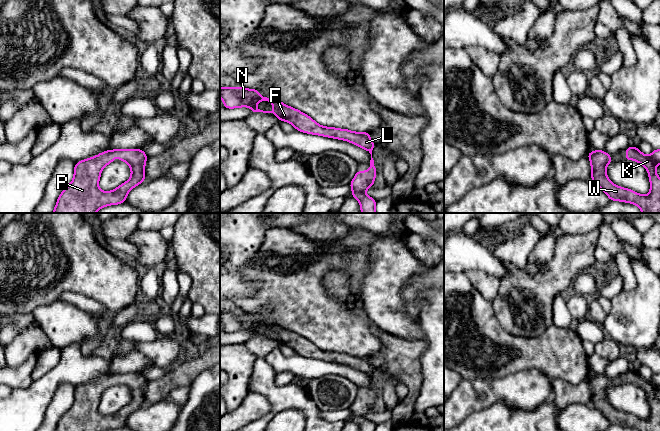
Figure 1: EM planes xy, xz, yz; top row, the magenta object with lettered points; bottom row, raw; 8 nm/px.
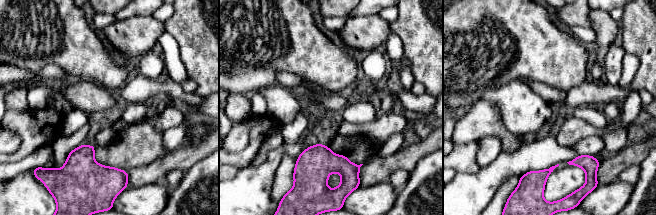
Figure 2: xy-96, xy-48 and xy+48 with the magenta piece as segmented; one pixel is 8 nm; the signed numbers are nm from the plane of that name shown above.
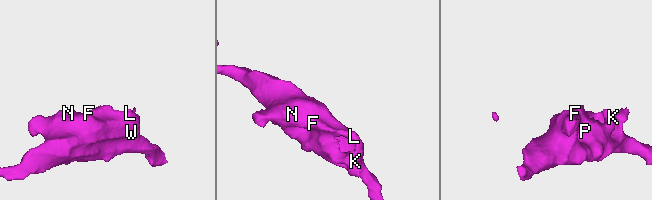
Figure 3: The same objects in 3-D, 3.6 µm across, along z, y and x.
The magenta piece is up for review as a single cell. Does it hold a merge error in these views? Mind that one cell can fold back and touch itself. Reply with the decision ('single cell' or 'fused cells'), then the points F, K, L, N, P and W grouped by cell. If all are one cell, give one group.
single cell; groups F K L N P W

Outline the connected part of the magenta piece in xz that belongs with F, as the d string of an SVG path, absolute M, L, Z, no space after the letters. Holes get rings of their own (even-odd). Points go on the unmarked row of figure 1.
M240 310L234 312L221 311L220 321L224 331L227 333L250 331L252 333L251 338L257 336L272 337L279 345L287 345L292 348L296 354L303 357L348 365L367 374L371 378L370 394L357 395L349 409L352 412L351 420L359 425L360 431L375 431L377 425L365 418L365 415L369 411L373 411L377 397L372 382L372 375L376 368L370 363L370 357L353 356L348 353L321 350L305 337L283 328L280 324L263 321L256 313L246 313ZM259 325L268 325L275 333L272 335L260 334L256 331Z

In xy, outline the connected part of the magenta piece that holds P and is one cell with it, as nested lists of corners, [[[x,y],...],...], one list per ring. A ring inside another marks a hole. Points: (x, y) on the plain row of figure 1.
[[[114,373],[77,386],[72,406],[59,419],[55,431],[106,431],[126,425],[129,415],[145,402],[148,380],[142,373]],[[117,380],[131,392],[131,402],[112,415],[101,415],[98,407],[103,392]]]

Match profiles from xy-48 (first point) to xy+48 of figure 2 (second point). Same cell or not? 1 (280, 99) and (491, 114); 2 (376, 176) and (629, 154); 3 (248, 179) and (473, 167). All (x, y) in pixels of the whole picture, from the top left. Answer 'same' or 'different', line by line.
1: different
2: same
3: different

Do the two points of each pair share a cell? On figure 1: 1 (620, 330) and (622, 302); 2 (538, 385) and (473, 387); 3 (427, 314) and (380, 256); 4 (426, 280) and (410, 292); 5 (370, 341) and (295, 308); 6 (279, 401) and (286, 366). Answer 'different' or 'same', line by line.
1: same
2: same
3: different
4: same
5: same
6: different

